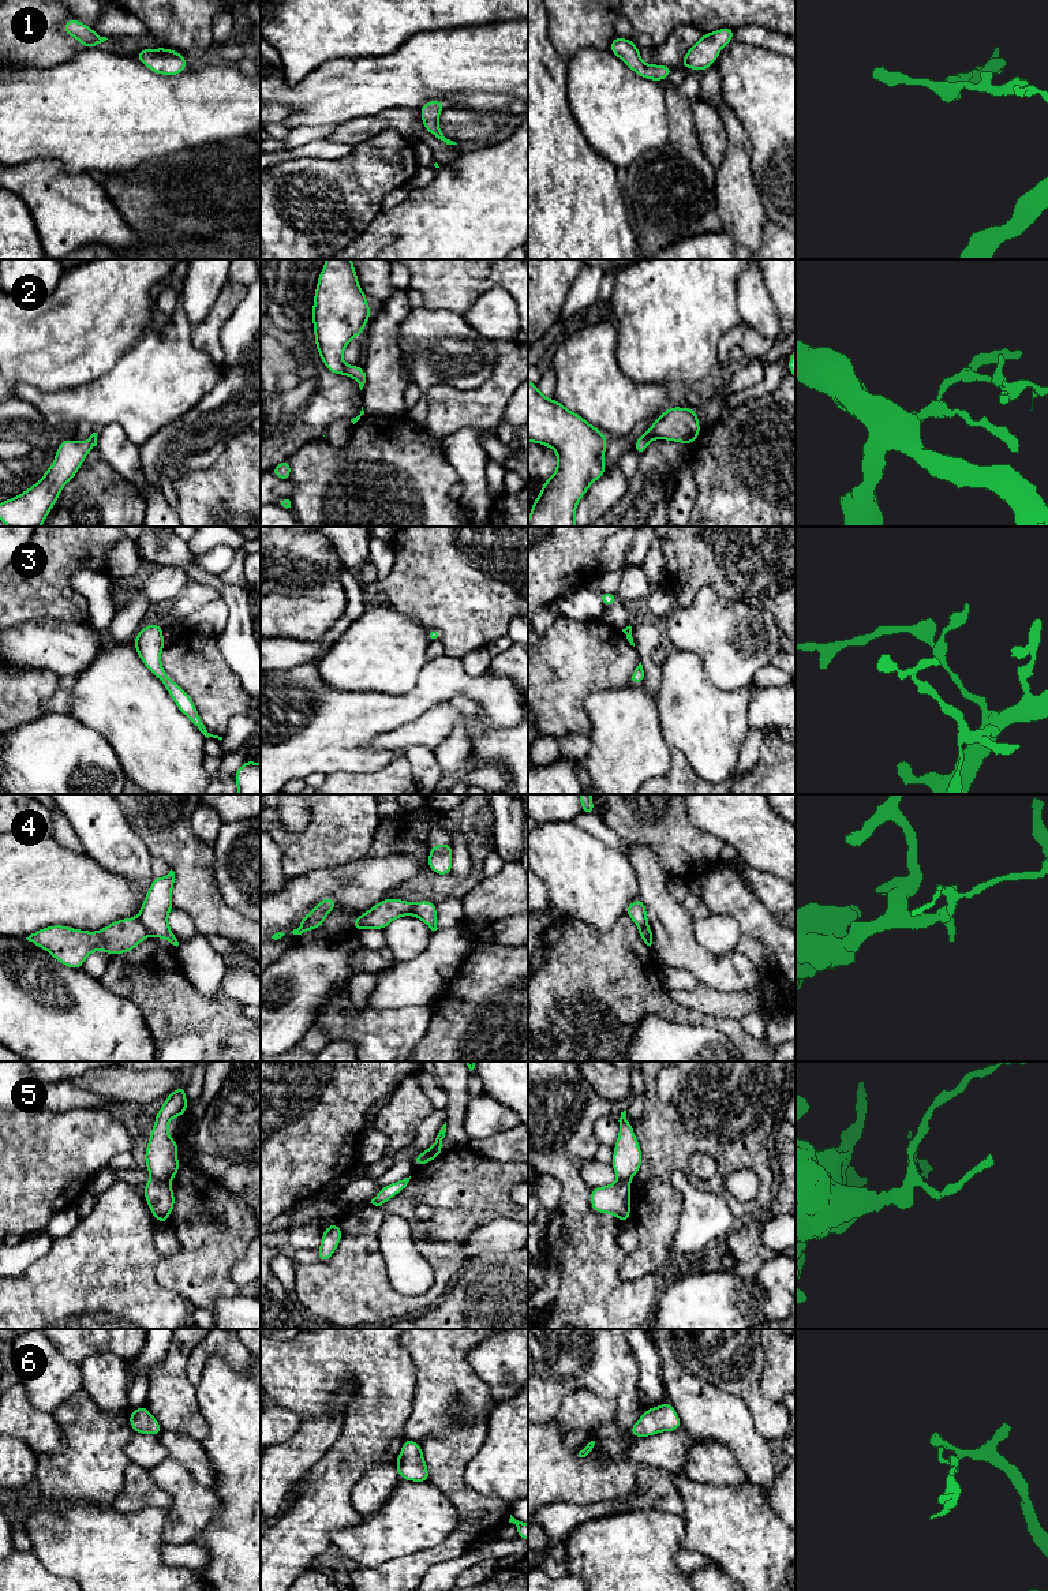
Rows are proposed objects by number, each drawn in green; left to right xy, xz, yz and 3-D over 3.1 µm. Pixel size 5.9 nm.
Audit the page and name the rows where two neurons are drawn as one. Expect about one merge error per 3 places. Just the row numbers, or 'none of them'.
4, 5

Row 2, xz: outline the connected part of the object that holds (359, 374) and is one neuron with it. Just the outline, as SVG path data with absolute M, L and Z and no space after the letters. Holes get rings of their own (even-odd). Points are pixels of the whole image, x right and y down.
M326 259L319 273L312 306L315 347L326 368L352 377L360 390L366 373L343 360L348 342L360 336L370 319L367 296L362 291L352 259Z

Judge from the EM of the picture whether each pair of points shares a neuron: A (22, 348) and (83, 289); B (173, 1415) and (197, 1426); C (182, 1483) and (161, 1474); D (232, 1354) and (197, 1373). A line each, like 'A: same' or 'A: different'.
A: same
B: same
C: same
D: same

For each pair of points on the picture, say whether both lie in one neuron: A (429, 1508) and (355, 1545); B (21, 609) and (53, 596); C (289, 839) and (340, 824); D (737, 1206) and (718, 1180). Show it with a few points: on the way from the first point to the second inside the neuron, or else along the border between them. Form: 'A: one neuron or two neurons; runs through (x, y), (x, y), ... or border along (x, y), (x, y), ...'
A: one neuron; runs through (411, 1520), (373, 1542)
B: one neuron; runs through (29, 601), (33, 596), (45, 596)
C: one neuron; runs through (302, 839), (325, 839), (328, 837)
D: one neuron; runs through (730, 1200), (719, 1187)

